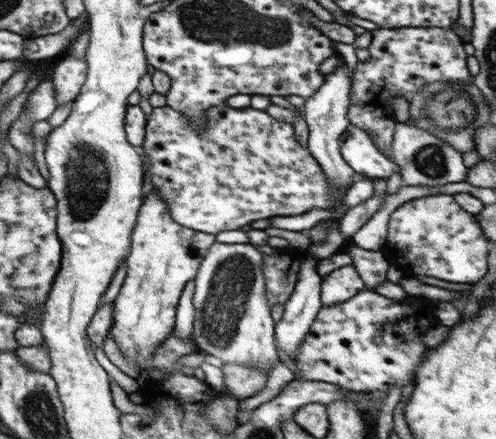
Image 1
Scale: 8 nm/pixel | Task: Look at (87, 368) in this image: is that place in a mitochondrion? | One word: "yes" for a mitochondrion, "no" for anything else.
no

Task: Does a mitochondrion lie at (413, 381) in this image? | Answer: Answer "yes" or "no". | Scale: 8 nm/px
no

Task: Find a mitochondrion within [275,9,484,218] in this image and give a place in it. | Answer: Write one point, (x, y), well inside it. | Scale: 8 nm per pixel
(451, 109)

